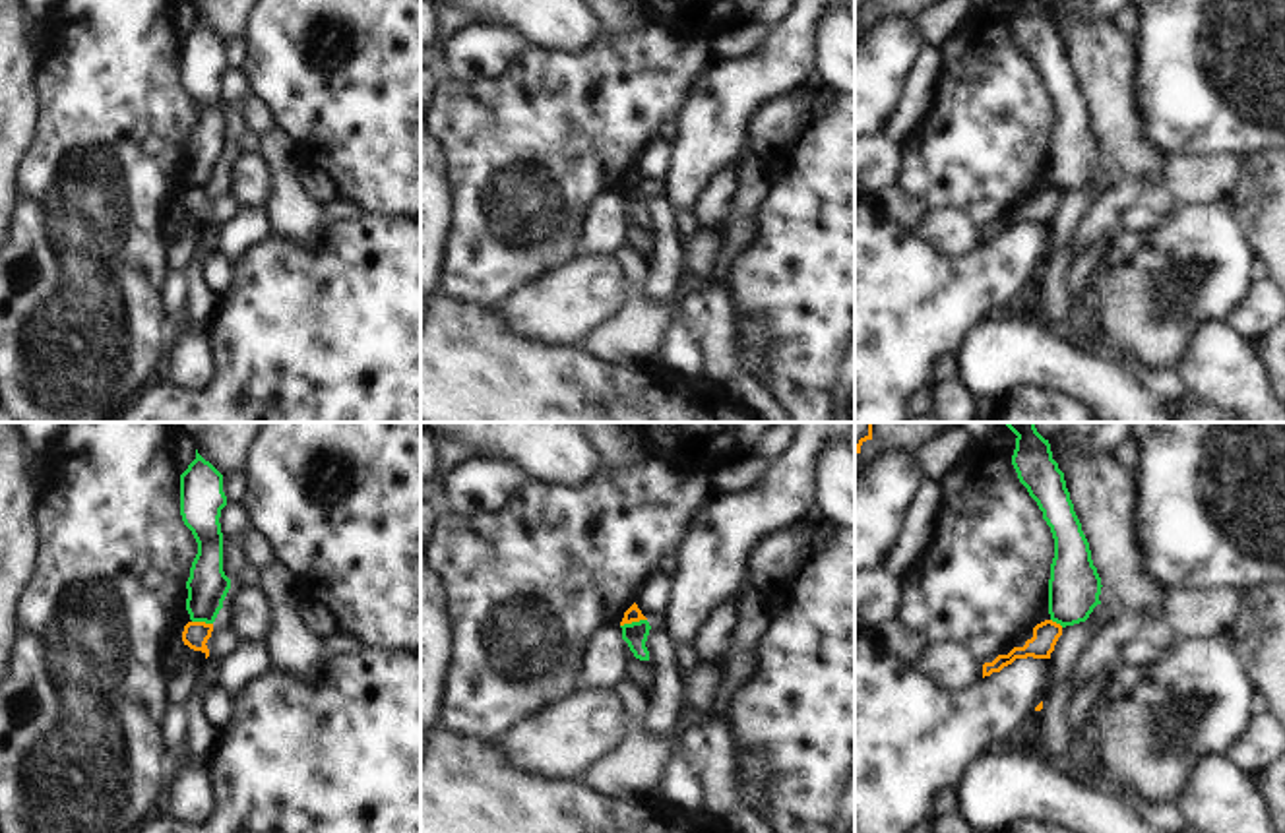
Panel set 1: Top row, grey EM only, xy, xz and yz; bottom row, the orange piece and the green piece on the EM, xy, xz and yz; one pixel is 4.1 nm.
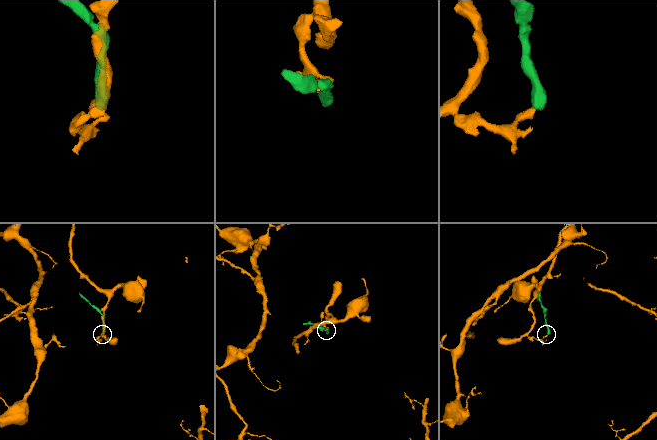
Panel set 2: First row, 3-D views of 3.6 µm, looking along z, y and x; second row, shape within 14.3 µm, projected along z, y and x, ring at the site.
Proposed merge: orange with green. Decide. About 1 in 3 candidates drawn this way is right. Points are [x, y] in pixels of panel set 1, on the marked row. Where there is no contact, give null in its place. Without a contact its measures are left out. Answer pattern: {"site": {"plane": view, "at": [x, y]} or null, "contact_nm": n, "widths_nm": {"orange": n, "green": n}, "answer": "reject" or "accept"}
{"site": {"plane": "xz", "at": [632, 620]}, "contact_nm": 120, "widths_nm": {"orange": 60, "green": 100}, "answer": "reject"}

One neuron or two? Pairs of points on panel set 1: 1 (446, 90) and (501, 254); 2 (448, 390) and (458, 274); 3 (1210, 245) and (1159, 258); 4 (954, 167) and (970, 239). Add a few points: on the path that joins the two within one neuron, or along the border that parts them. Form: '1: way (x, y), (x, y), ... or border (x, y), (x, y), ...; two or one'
1: way (477, 130), (501, 154), (501, 214); one
2: border (450, 295), (493, 307); two
3: way (1198, 256), (1171, 258); one
4: border (931, 208), (964, 210), (979, 227); two

